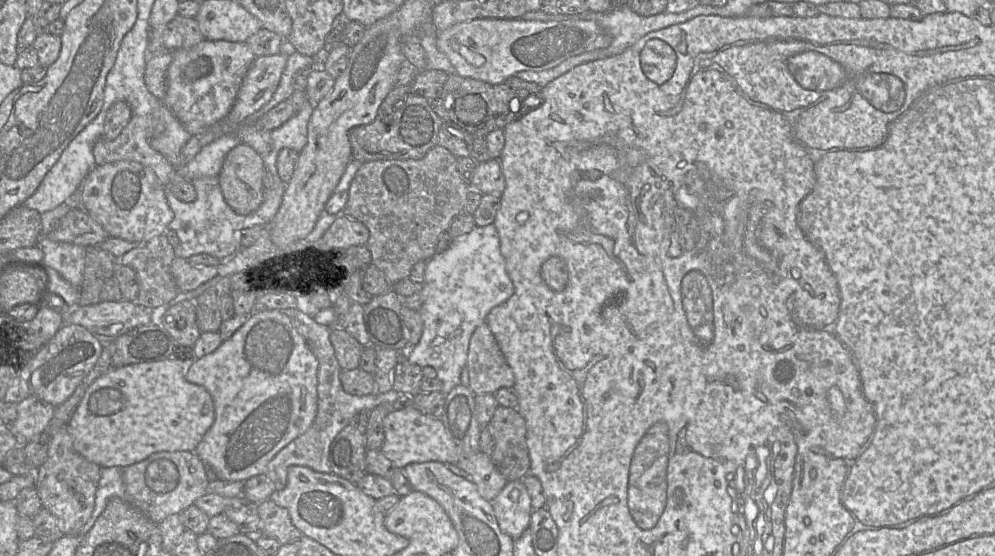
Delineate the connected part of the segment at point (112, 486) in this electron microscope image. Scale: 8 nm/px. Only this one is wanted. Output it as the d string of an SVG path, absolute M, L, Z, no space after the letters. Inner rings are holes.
M125 467L101 468L101 476L95 497L95 508L89 520L79 531L78 536L83 537L93 527L111 498L119 497L121 499L126 499L123 468Z

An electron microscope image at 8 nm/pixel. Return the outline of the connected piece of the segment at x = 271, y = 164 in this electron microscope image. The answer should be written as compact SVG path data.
M297 88L289 97L296 105L297 113L279 128L271 131L271 150L262 156L264 167L273 178L279 176L277 171L277 158L279 152L284 148L301 152L307 143L308 122L313 113L314 106L308 100L305 91Z

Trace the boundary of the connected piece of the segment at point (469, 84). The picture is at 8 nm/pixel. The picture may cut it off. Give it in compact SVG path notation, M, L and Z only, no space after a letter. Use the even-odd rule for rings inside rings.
M454 72L449 74L440 94L428 103L443 122L456 125L474 139L485 138L490 132L497 129L503 130L507 124L537 109L542 104L541 89L542 87L538 84L524 81L516 76L512 76L500 84L489 84L481 80L462 77Z

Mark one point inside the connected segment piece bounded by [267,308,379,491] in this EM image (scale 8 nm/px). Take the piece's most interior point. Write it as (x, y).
(336, 407)

